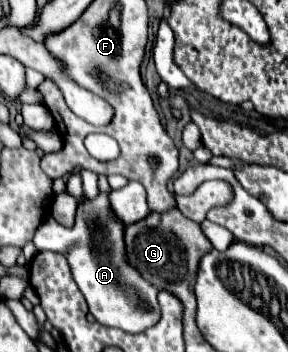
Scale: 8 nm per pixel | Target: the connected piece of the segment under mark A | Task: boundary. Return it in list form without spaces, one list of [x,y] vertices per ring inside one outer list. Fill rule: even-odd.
[[[99,174],[99,188],[101,194],[95,200],[87,200],[79,206],[73,228],[65,228],[47,216],[41,228],[37,228],[33,244],[37,250],[55,250],[67,256],[71,262],[73,278],[89,304],[89,312],[99,324],[115,326],[125,332],[141,332],[159,320],[157,290],[151,288],[151,284],[147,284],[139,272],[127,264],[125,224],[114,214],[110,204],[107,204],[107,192],[111,188],[107,184],[107,176],[103,174]],[[95,229],[102,229],[103,240],[95,239]]]

